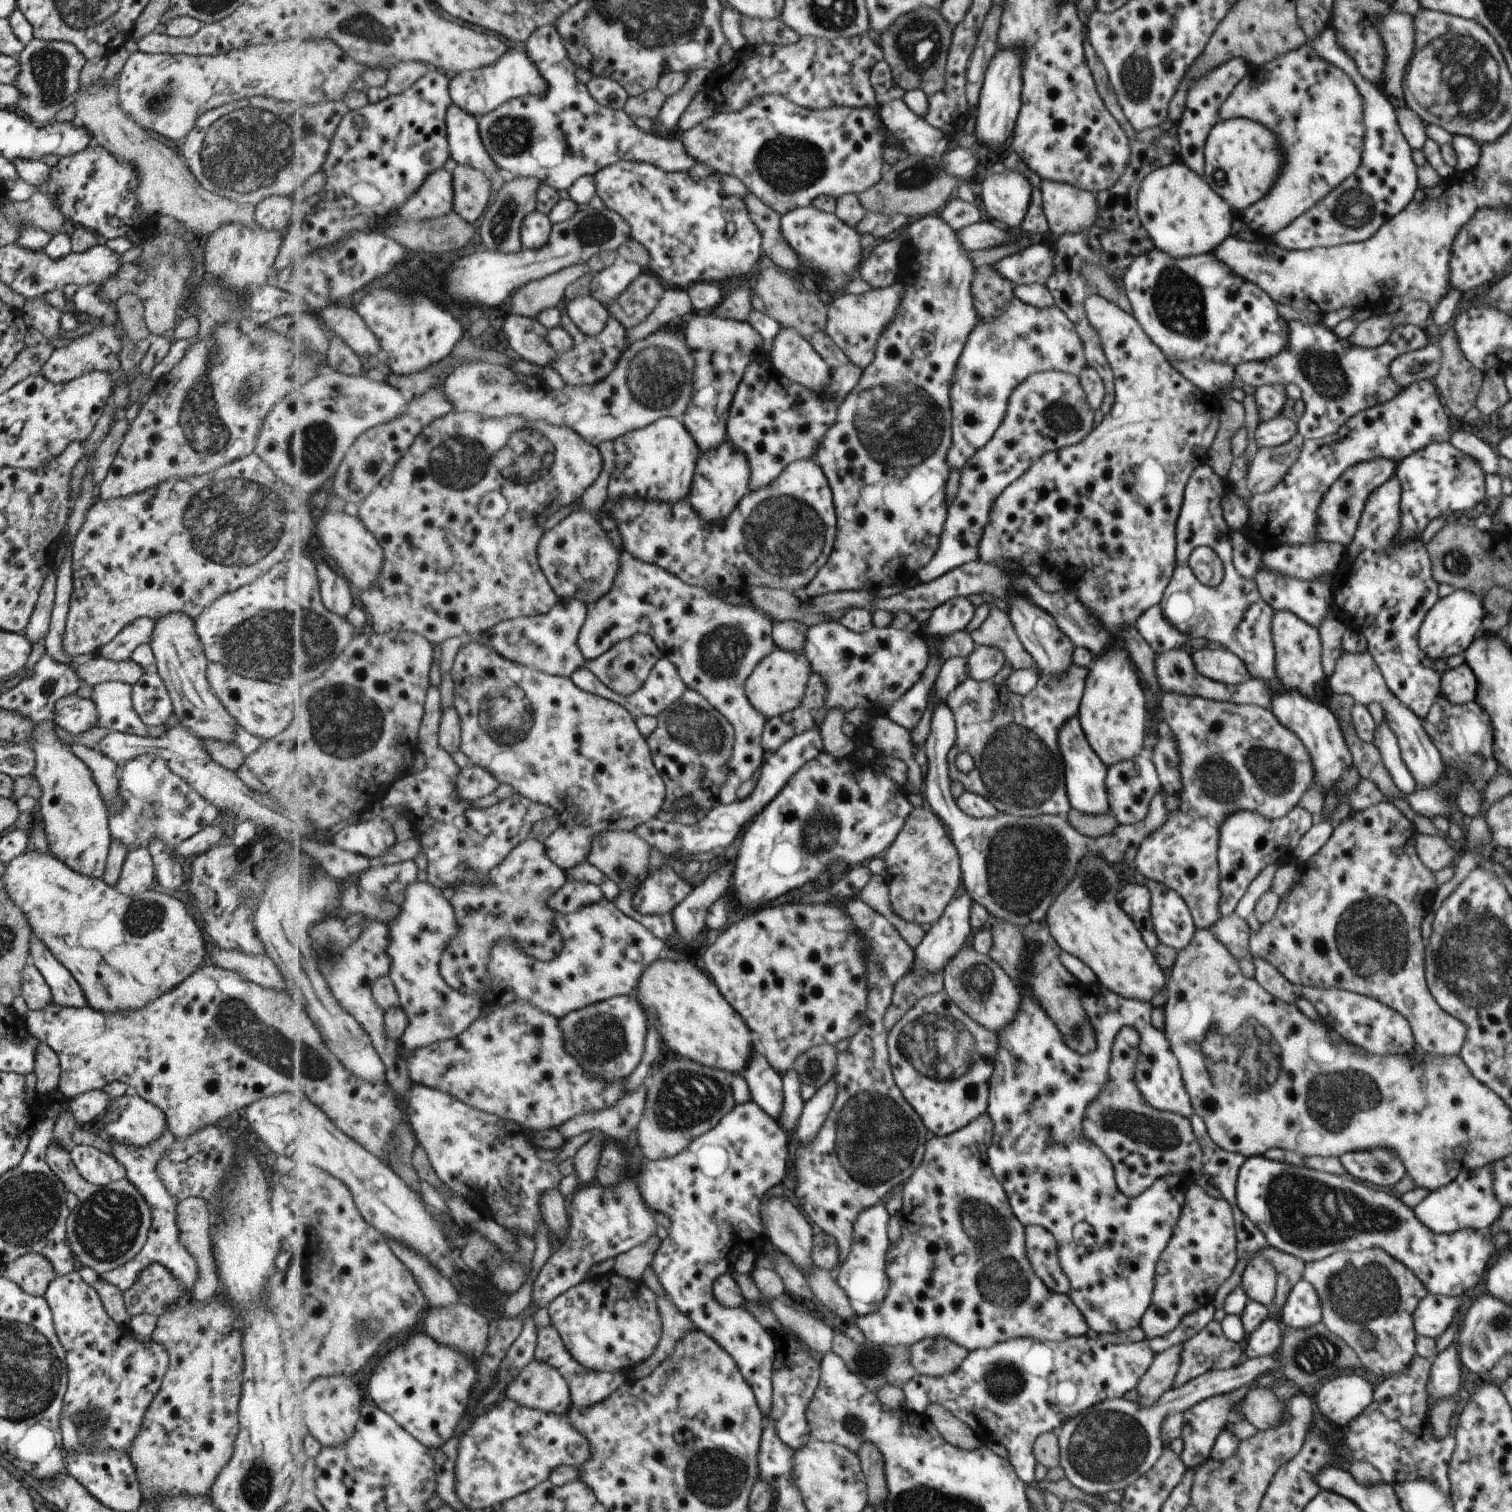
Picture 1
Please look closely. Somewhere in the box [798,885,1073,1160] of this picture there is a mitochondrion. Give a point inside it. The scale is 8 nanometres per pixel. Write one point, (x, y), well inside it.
(937, 1047)

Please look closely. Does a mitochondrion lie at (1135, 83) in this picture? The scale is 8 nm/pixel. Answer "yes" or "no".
yes

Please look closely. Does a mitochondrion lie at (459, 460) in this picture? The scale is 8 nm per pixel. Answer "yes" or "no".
yes

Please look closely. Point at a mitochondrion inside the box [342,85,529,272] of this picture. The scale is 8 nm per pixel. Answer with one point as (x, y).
(501, 222)

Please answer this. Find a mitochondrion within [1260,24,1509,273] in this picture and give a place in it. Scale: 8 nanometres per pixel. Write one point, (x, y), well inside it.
(1462, 86)

